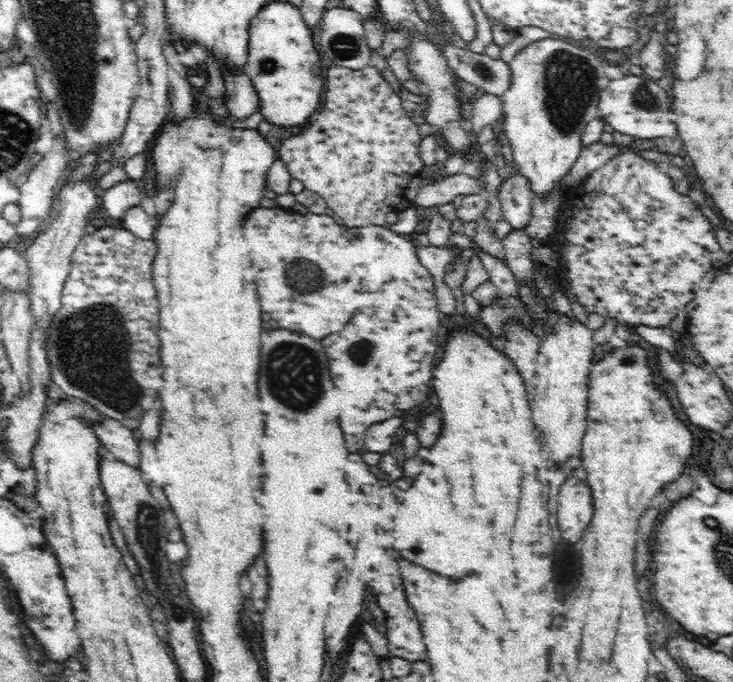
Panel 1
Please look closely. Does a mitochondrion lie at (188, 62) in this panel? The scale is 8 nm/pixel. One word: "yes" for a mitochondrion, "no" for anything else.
no

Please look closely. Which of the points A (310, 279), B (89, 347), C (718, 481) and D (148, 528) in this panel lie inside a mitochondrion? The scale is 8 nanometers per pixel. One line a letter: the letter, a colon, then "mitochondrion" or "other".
A: mitochondrion
B: mitochondrion
C: other
D: mitochondrion

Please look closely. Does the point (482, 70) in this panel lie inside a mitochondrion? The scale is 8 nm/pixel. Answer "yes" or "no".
yes

